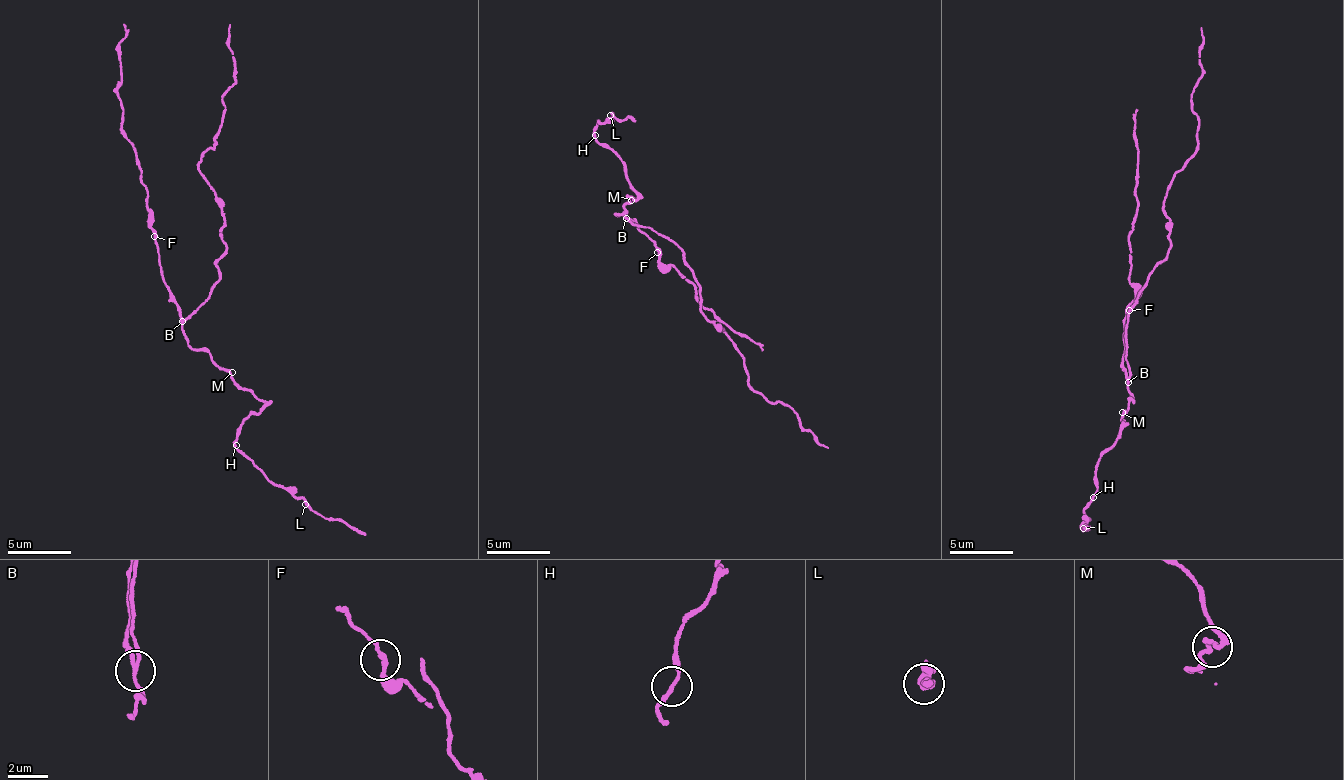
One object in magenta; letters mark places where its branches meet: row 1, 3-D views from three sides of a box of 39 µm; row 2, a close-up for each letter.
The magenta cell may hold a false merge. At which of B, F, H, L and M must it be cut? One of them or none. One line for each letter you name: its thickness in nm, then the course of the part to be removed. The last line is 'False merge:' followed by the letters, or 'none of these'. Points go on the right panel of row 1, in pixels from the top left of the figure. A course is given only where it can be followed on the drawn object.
B: Thickness 180 nm. Course of the part to remove: (1127, 383), (1135, 299), (1171, 242), (1165, 196), (1197, 142), (1198, 117), (1191, 104), (1201, 72), (1202, 28)
False merge: B

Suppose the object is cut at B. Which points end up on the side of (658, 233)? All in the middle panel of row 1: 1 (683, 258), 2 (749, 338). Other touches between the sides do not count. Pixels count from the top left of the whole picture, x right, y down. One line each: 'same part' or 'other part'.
1: same part
2: other part

